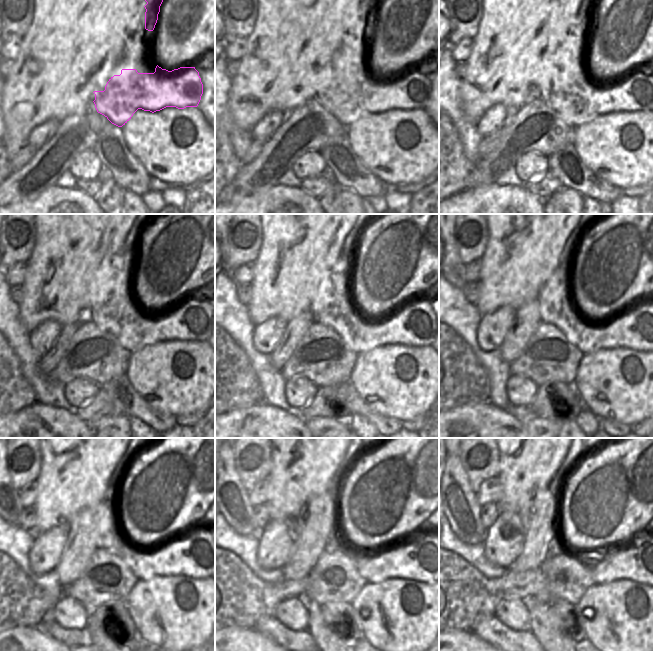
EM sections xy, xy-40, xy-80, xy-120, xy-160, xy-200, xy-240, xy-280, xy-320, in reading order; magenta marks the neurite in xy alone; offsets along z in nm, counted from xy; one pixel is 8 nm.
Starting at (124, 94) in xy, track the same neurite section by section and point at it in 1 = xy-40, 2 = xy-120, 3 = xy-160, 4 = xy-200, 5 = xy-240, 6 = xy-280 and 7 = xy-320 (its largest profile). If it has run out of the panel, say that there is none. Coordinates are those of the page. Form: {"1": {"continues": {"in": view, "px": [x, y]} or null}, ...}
{"1": {"continues": {"in": "xy-40", "px": [349, 96]}}, "2": {"continues": {"in": "xy-120", "px": [134, 327]}}, "3": {"continues": {"in": "xy-160", "px": [415, 325]}}, "4": {"continues": {"in": "xy-200", "px": [640, 327]}}, "5": {"continues": {"in": "xy-240", "px": [194, 554]}}, "6": {"continues": {"in": "xy-280", "px": [418, 557]}}, "7": {"continues": {"in": "xy-320", "px": [642, 561]}}}

